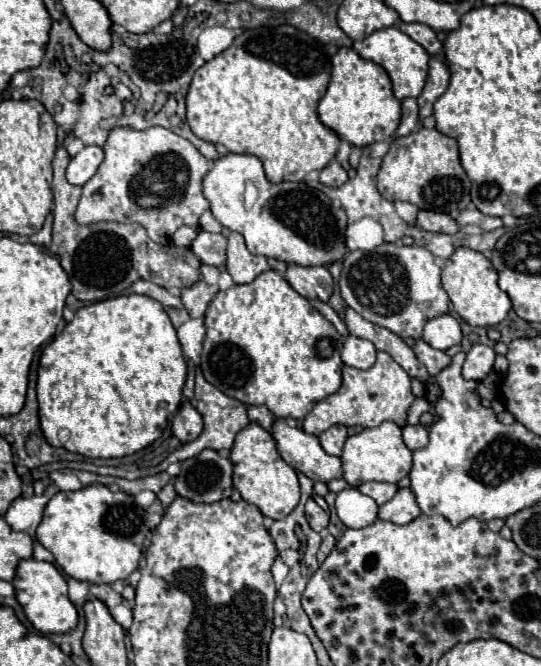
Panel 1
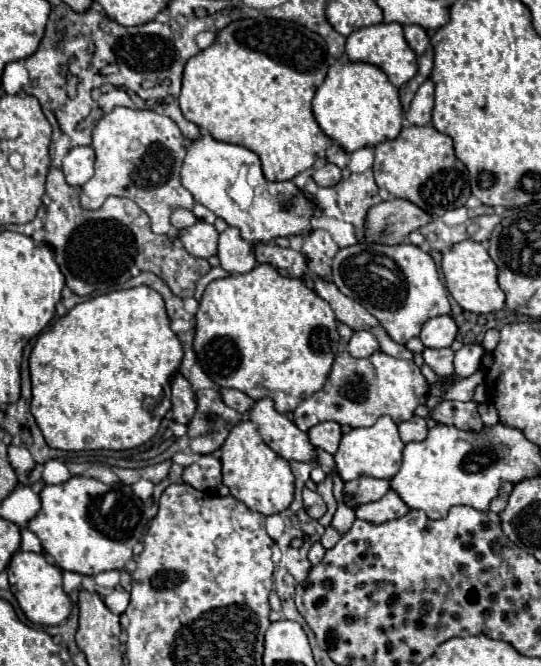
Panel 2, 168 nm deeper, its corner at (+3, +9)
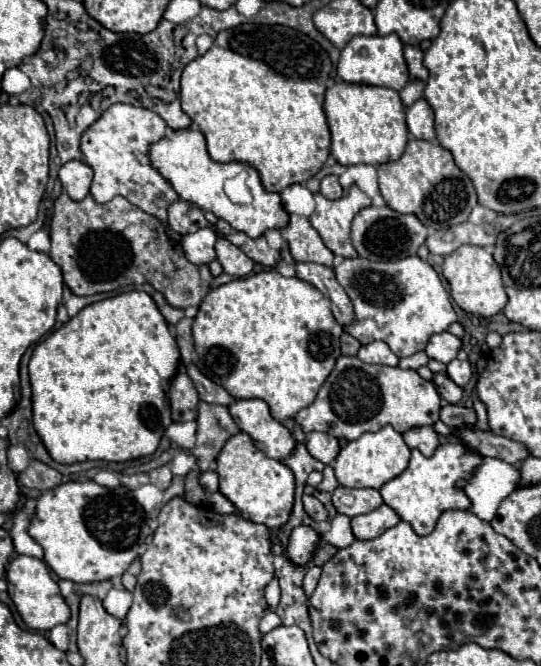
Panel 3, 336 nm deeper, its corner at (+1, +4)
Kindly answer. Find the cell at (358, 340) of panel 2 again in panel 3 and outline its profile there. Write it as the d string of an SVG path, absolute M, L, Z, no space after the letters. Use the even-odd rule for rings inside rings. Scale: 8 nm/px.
M372 341L368 345L362 345L356 357L364 363L380 363L380 365L396 365L398 363L398 357L382 341Z

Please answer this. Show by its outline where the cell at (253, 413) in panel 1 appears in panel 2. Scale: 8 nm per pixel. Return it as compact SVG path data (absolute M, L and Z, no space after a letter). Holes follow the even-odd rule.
M220 388L220 396L224 398L226 406L232 406L234 410L238 410L242 414L246 414L252 408L252 404L254 404L254 400L248 398L244 392L232 390L232 388Z

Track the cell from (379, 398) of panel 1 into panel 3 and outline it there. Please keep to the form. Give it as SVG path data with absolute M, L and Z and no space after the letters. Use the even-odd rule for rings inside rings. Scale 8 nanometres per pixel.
M340 355L334 371L320 387L312 405L296 413L294 421L304 433L324 431L348 441L360 437L366 431L378 431L384 425L392 425L404 433L412 427L434 425L440 411L440 395L432 381L426 381L414 369L366 365L358 357Z

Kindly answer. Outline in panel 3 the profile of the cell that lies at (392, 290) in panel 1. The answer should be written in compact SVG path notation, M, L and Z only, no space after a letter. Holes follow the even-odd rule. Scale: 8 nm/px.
M418 255L380 263L364 257L344 259L334 267L334 273L356 313L356 321L346 331L362 345L380 339L396 357L408 357L422 351L430 335L446 331L456 321L450 295L442 287L438 273Z

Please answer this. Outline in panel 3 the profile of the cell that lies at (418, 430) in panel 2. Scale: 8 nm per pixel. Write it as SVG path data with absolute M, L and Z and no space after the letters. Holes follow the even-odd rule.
M412 427L404 433L404 441L410 449L418 449L426 457L430 457L440 443L438 433L432 427Z

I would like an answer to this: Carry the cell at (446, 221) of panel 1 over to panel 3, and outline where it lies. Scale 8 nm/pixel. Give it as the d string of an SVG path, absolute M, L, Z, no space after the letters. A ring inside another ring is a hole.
M366 207L362 209L354 223L352 223L352 245L358 251L360 257L366 259L380 259L380 261L392 261L392 259L404 259L410 255L416 255L418 247L426 239L426 227L416 215L402 215L384 207Z

